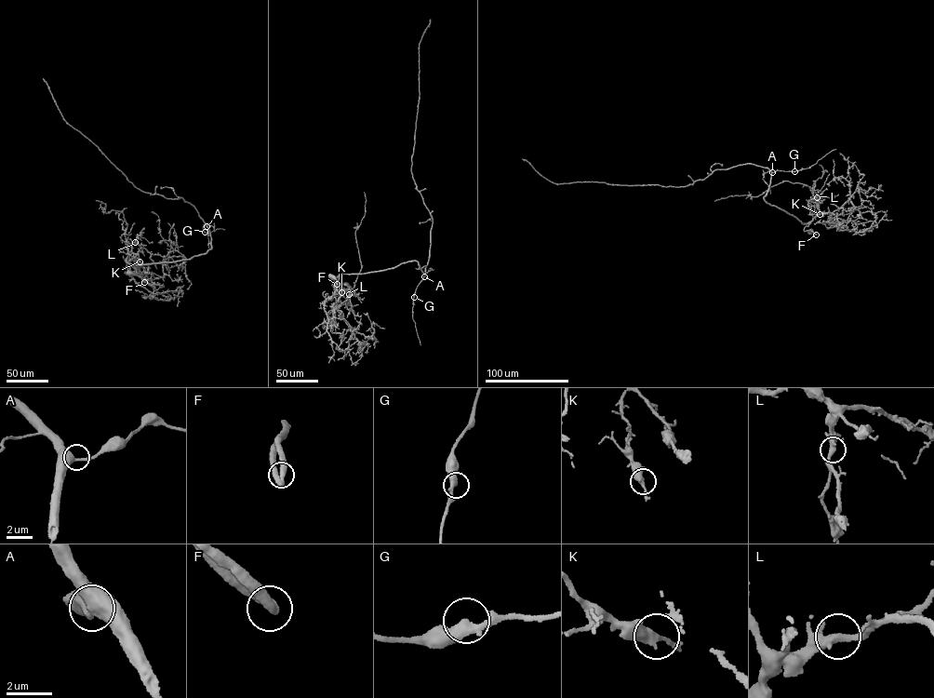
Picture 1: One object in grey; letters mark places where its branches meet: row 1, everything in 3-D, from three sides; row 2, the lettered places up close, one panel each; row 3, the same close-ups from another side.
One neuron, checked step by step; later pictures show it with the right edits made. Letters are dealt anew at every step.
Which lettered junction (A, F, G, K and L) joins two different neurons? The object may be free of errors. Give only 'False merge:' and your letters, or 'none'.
False merge: none

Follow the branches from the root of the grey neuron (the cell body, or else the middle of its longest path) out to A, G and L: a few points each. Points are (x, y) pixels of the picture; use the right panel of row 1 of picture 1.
A: (810, 231), (804, 229), (810, 222), (802, 223), (765, 200), (772, 172)
G: (810, 231), (804, 229), (810, 222), (801, 222), (764, 198), (772, 172), (794, 171)
L: (810, 231), (804, 229), (819, 213), (819, 207), (814, 200), (817, 197)

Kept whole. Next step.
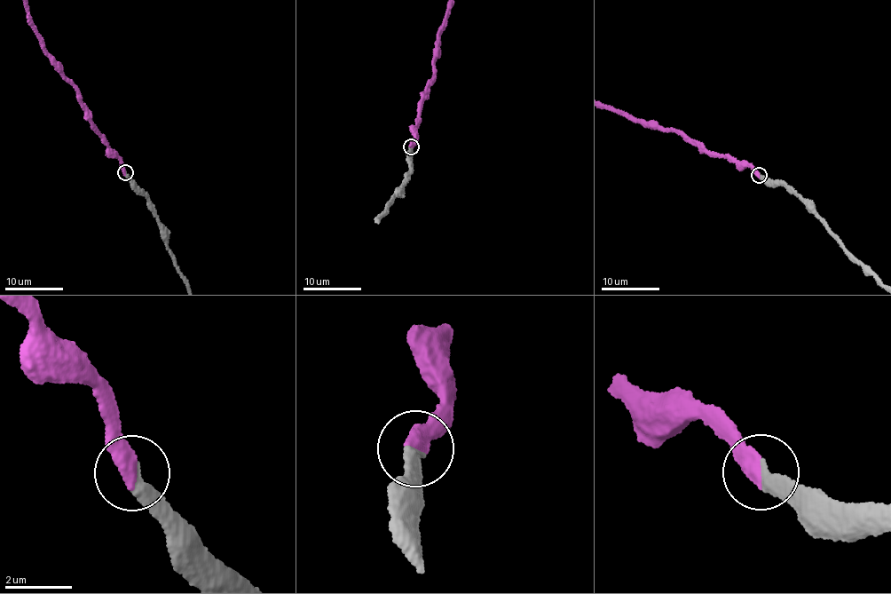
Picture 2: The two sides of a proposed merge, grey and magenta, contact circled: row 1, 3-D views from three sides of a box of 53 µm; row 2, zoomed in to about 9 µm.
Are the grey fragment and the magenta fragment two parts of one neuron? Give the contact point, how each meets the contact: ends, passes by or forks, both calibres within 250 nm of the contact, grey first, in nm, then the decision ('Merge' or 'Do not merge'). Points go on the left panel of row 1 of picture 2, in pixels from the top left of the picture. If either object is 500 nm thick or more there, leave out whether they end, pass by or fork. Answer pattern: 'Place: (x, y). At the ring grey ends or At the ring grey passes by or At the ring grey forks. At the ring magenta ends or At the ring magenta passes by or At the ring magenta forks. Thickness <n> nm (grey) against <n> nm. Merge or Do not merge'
Place: (125, 172). At the ring grey ends. At the ring magenta ends. Thickness 360 nm (grey) against 480 nm. Merge

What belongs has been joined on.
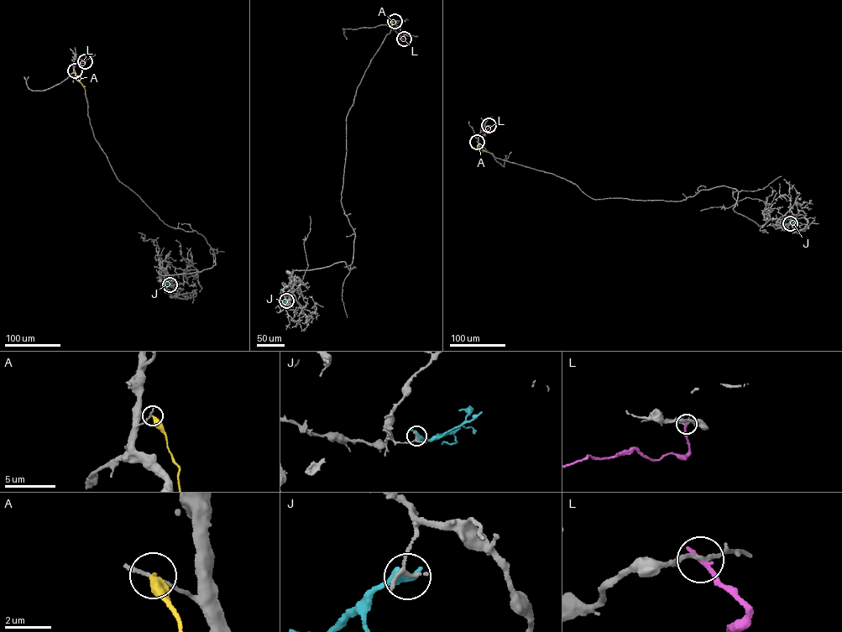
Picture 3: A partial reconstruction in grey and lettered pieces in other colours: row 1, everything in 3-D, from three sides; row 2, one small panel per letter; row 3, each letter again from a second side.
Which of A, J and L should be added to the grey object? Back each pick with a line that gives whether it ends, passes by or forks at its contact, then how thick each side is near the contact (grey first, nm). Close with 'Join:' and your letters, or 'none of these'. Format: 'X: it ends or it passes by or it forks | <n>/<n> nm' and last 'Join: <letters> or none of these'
Join: none of these

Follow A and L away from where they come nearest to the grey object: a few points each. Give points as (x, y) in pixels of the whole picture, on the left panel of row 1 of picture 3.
A: (75, 70), (78, 80), (85, 86)
L: (85, 61), (75, 66)

